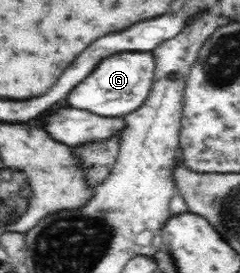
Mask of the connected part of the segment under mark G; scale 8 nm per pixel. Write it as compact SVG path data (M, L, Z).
M124 51L107 56L102 63L65 97L64 105L106 118L123 117L146 101L154 77L154 56L149 51Z

